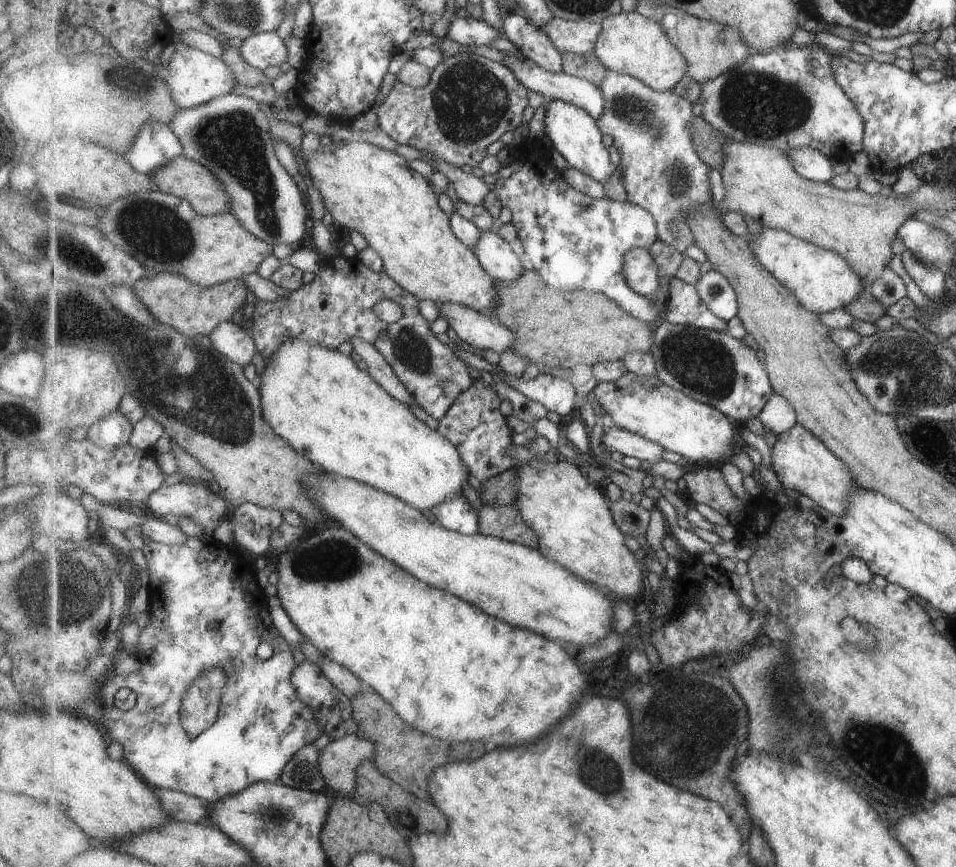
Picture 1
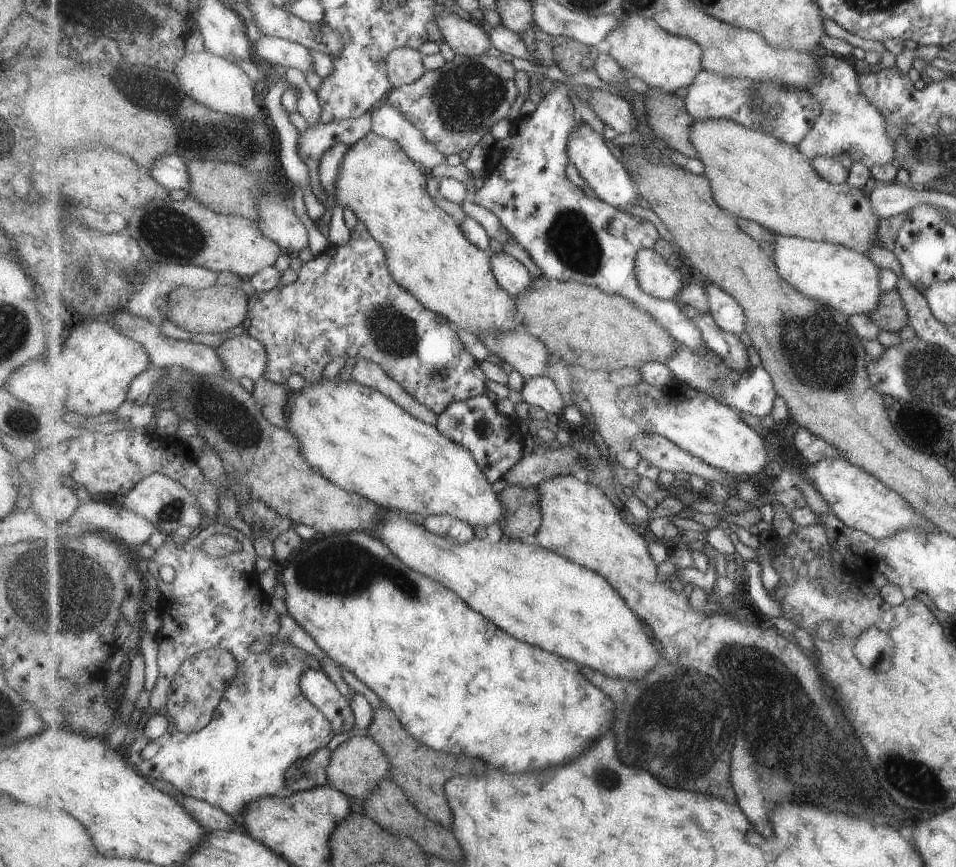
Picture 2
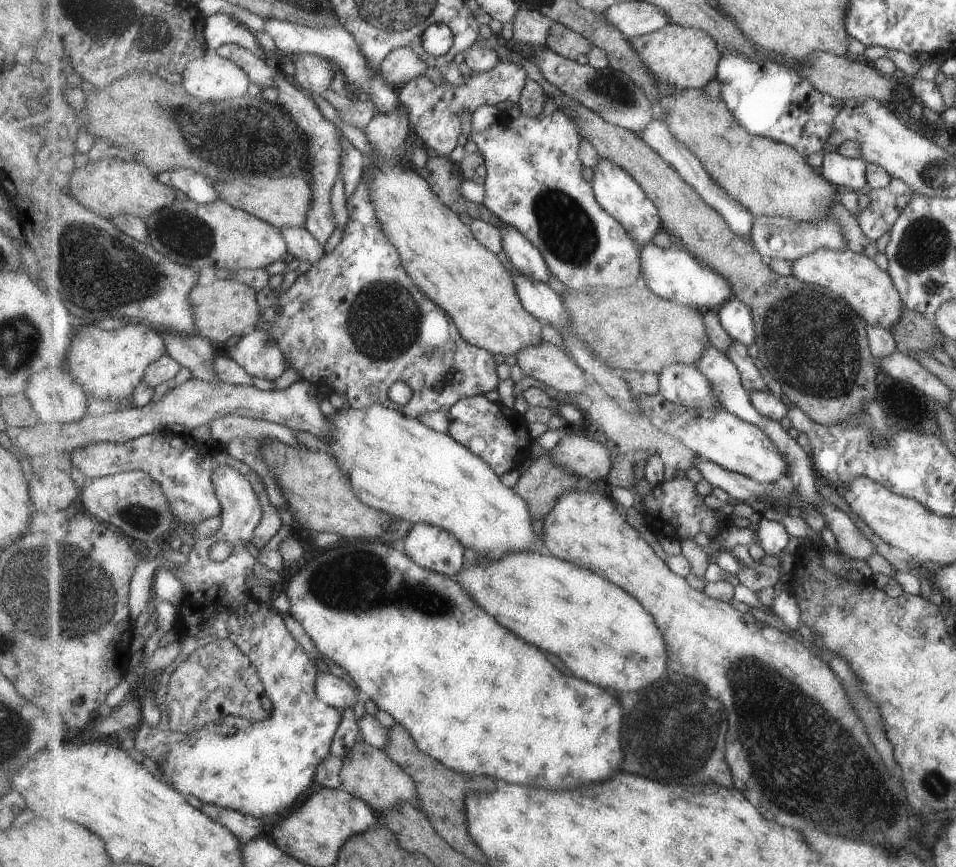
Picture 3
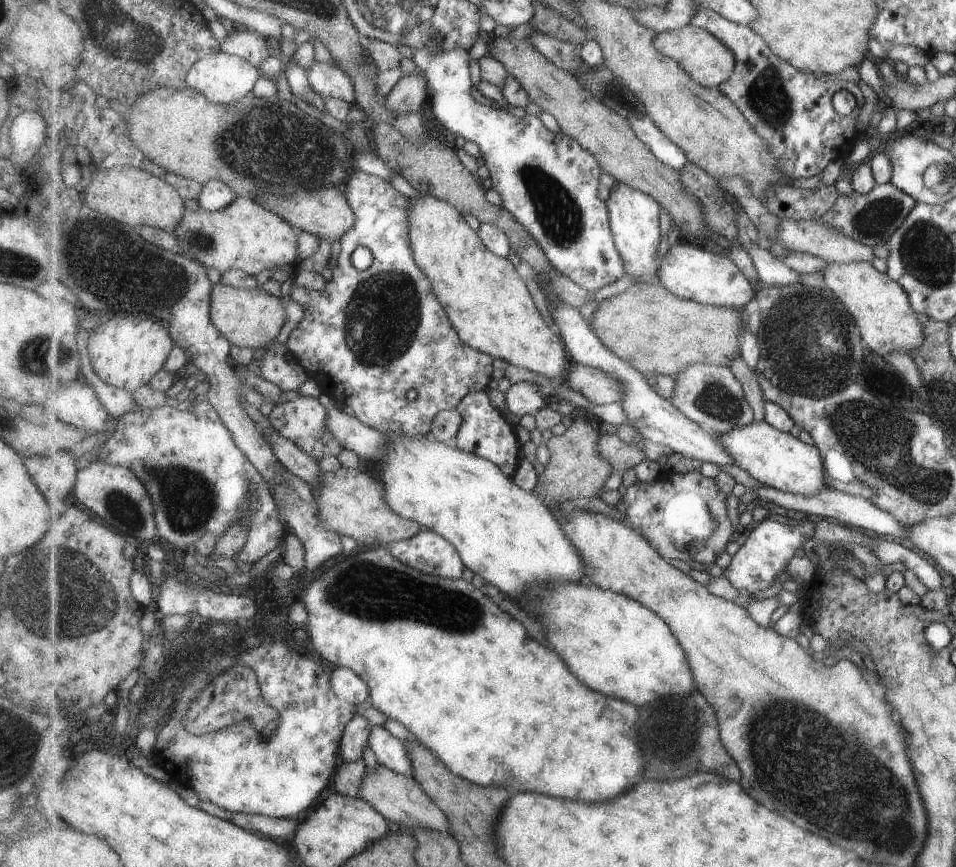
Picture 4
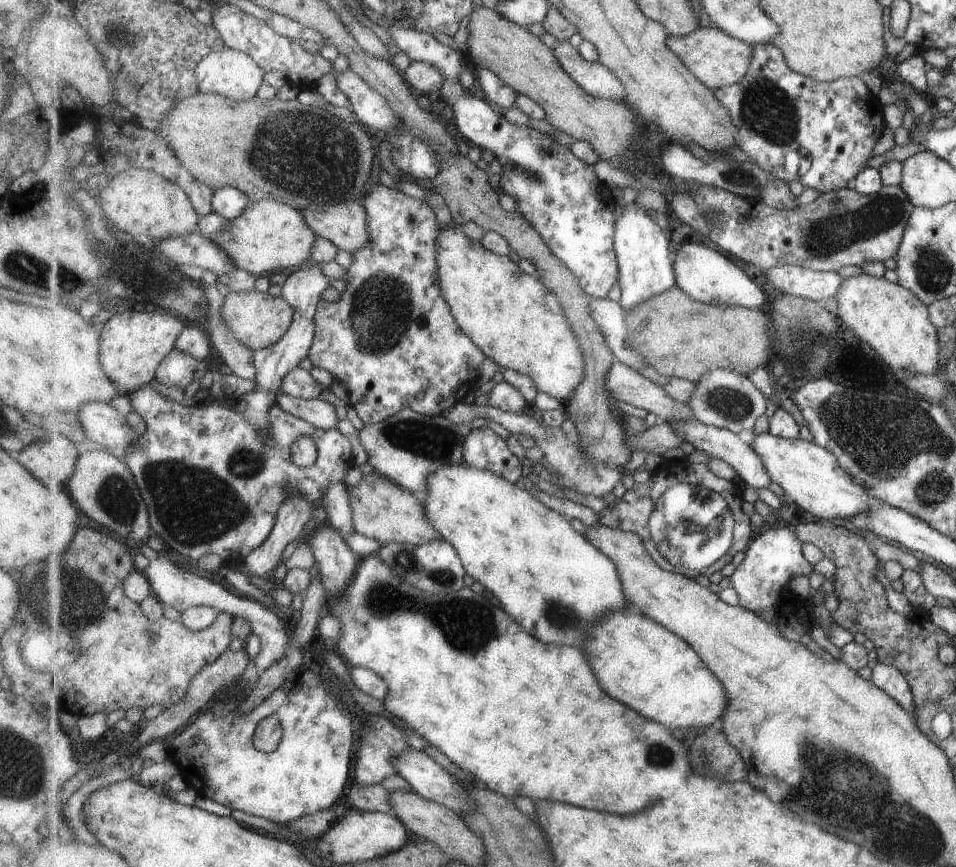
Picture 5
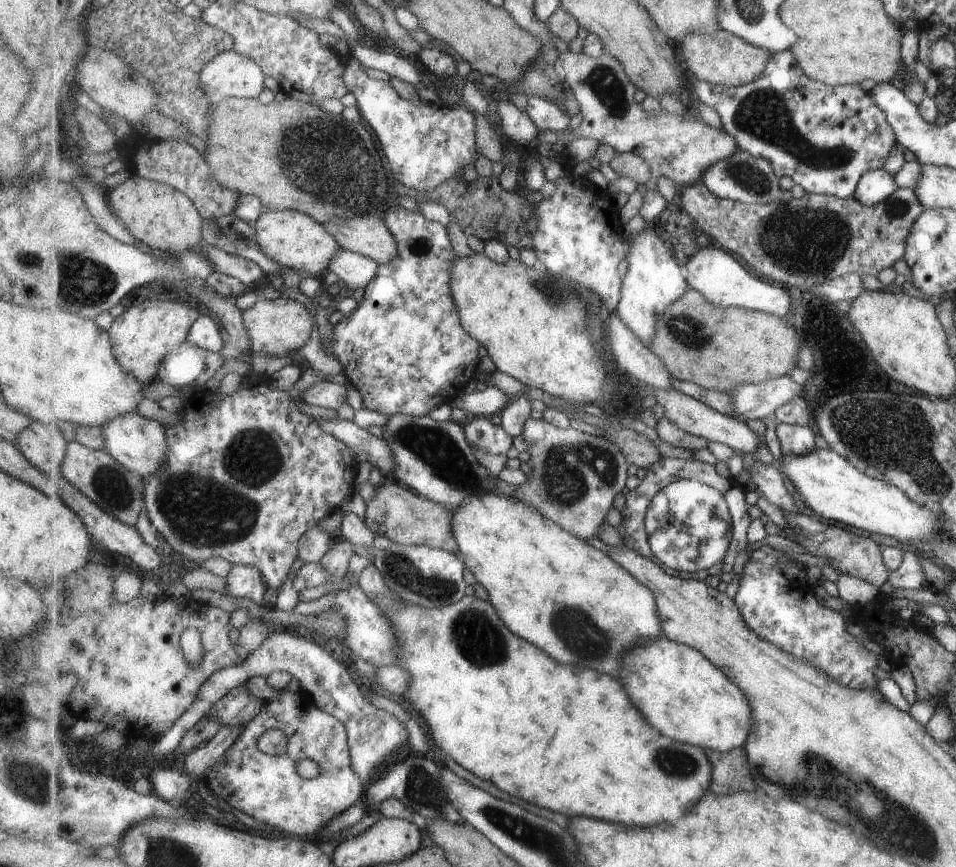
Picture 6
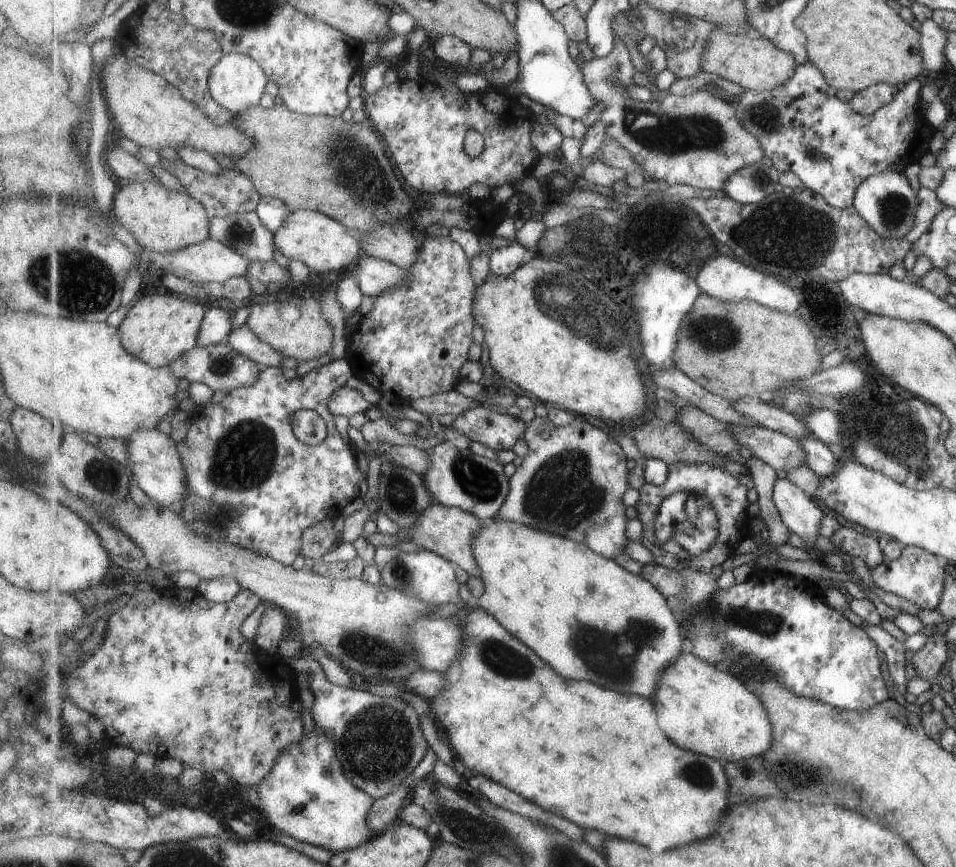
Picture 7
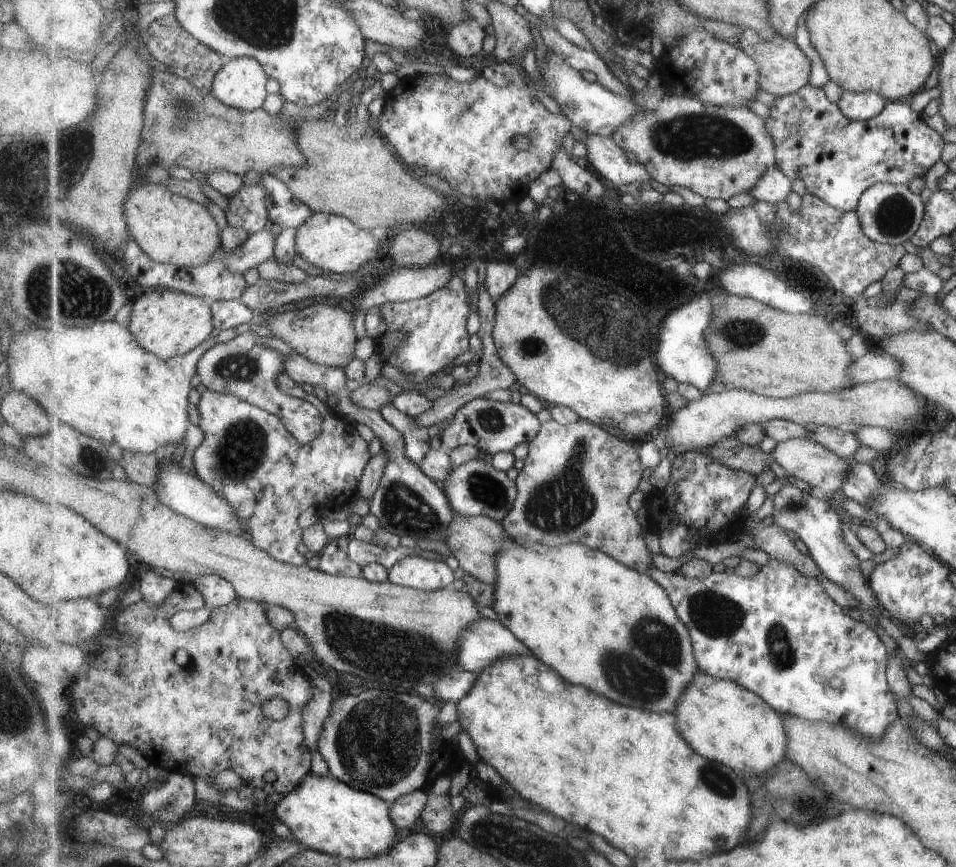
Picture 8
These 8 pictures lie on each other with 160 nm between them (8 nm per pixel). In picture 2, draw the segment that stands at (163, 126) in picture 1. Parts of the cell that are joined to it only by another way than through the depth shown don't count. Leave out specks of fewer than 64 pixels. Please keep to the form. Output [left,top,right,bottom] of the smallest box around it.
[149,155,190,191]

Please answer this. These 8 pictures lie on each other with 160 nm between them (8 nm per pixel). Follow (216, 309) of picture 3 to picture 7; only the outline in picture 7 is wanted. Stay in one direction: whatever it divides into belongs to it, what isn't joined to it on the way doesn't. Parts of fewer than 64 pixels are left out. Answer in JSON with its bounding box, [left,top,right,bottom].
[246,298,333,362]

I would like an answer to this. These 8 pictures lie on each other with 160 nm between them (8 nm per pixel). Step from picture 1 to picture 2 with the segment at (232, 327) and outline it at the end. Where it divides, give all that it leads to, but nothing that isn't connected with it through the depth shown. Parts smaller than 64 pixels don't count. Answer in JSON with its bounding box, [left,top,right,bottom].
[216,332,268,378]

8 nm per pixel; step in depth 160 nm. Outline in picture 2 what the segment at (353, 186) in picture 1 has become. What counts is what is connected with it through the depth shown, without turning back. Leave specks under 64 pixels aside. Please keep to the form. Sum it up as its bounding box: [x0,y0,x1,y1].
[335,131,523,336]

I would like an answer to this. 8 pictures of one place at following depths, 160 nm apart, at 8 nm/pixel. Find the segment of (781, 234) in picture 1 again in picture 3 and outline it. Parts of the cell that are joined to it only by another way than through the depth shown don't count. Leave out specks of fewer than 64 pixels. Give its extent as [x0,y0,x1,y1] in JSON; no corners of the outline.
[792,248,904,332]

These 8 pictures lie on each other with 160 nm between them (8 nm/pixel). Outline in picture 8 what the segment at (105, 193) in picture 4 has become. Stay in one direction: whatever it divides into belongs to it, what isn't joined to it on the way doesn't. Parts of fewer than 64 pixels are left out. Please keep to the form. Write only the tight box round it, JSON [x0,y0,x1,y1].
[125,184,222,268]

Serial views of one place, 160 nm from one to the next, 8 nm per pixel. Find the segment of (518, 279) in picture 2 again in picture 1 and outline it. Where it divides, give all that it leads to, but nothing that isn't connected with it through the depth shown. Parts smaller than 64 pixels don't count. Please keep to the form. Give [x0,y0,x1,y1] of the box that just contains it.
[473,230,530,281]

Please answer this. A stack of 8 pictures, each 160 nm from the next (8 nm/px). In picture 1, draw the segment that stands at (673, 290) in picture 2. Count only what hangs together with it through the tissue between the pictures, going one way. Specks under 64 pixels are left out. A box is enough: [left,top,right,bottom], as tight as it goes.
[624,247,660,297]

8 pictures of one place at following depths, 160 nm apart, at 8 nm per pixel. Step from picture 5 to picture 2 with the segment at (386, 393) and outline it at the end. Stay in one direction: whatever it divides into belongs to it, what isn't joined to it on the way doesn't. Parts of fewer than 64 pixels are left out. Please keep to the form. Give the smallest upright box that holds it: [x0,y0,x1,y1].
[247,220,488,415]

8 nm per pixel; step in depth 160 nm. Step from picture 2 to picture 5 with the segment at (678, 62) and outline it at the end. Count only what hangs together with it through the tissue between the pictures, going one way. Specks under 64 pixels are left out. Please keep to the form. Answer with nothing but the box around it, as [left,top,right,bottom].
[667,26,753,91]

